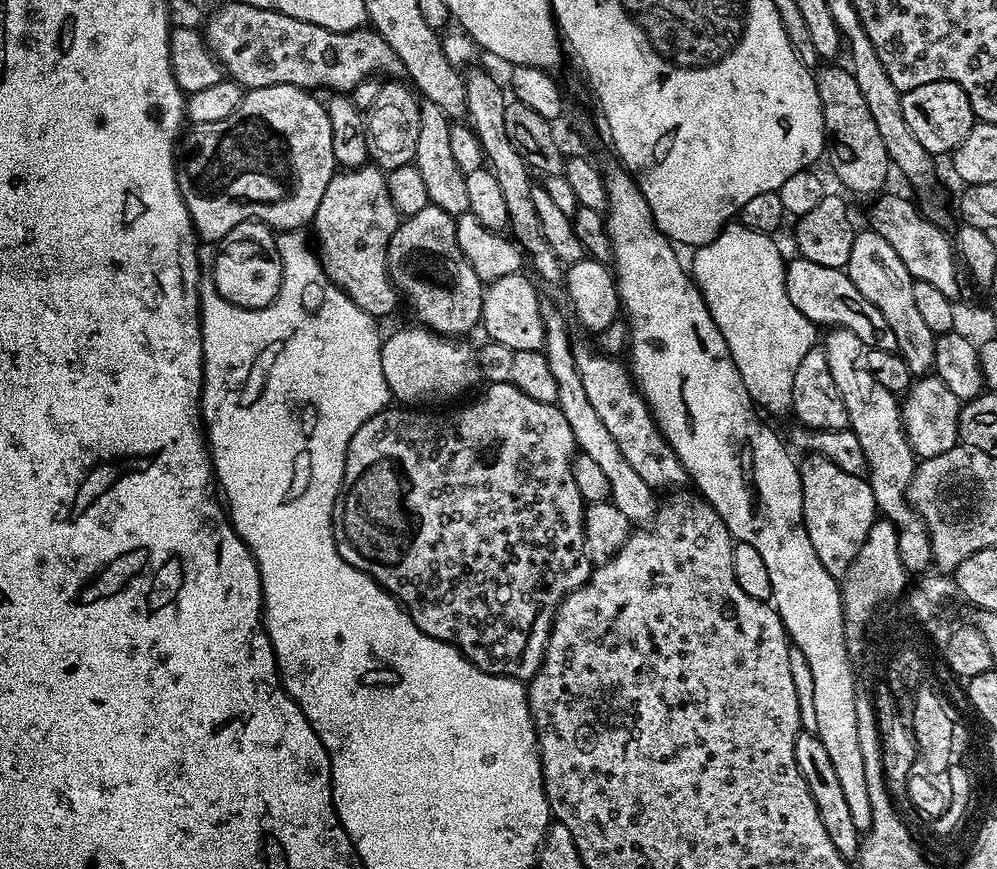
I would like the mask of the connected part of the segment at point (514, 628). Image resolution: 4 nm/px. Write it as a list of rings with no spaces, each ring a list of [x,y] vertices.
[[[510,382],[488,384],[485,389],[477,400],[461,408],[452,408],[449,412],[389,406],[358,426],[354,438],[350,438],[344,463],[344,481],[332,515],[332,529],[338,554],[342,554],[350,566],[377,580],[408,611],[418,630],[430,634],[430,638],[453,644],[470,663],[484,672],[495,676],[513,676],[516,680],[527,682],[542,666],[557,608],[592,575],[594,565],[584,547],[586,501],[578,490],[578,482],[574,482],[572,462],[577,447],[574,430],[570,430],[566,414],[562,414],[555,404],[537,402]]]

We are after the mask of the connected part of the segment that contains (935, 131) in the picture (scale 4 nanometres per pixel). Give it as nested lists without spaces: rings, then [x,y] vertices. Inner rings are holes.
[[[935,80],[926,82],[926,86],[914,86],[914,90],[901,95],[900,101],[910,134],[914,134],[914,138],[918,138],[918,142],[922,142],[922,146],[926,146],[926,150],[933,154],[955,152],[966,134],[970,134],[972,125],[977,123],[966,90],[949,80]]]

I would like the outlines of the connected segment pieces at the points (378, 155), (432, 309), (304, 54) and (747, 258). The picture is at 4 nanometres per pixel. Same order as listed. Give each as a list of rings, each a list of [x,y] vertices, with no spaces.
[[[388,82],[381,87],[378,98],[374,98],[374,106],[368,108],[364,117],[368,158],[381,170],[413,163],[418,150],[418,134],[422,130],[421,97],[407,83],[396,83],[400,82]]]
[[[428,203],[426,210],[418,210],[418,214],[401,219],[394,238],[388,243],[388,273],[403,303],[405,300],[412,307],[417,325],[437,332],[439,336],[464,338],[467,332],[474,331],[481,323],[485,285],[478,274],[474,274],[474,266],[470,266],[462,254],[458,246],[456,217],[446,214],[446,210]]]
[[[247,2],[224,4],[221,8],[219,5],[209,16],[207,24],[203,25],[202,35],[208,49],[224,67],[225,73],[245,90],[289,84],[309,90],[333,88],[333,93],[348,94],[364,80],[376,77],[396,78],[399,77],[396,75],[404,72],[398,54],[390,50],[390,42],[386,42],[386,38],[382,38],[382,34],[371,27],[363,26],[352,32],[335,32],[314,26],[310,22],[302,22],[298,18],[290,18],[269,8],[250,6]]]
[[[729,223],[708,244],[699,245],[690,260],[690,275],[732,355],[753,405],[787,413],[792,407],[794,374],[802,358],[817,347],[817,325],[811,324],[786,294],[786,256],[767,232]]]

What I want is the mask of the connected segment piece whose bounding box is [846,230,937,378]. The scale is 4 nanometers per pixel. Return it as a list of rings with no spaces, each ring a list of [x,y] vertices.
[[[871,230],[857,231],[846,271],[850,282],[858,286],[862,298],[866,298],[866,302],[874,302],[874,306],[882,310],[882,318],[886,318],[890,330],[894,330],[896,351],[904,359],[906,366],[910,366],[913,377],[929,375],[933,371],[937,333],[926,326],[922,313],[918,311],[918,306],[914,303],[912,275],[906,270],[906,266],[902,266],[902,258],[898,258],[890,242]]]

